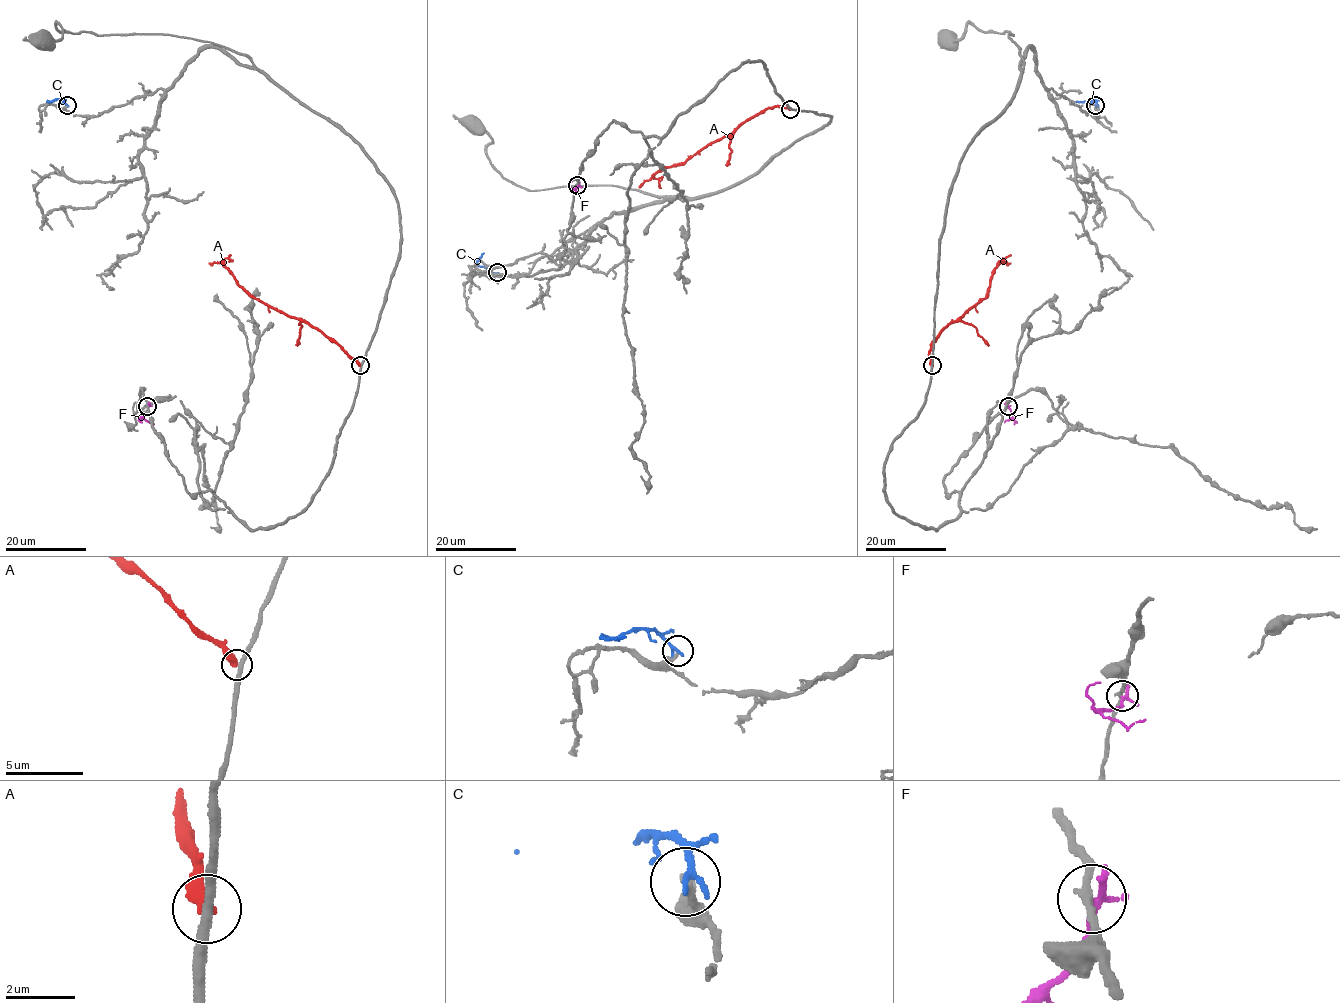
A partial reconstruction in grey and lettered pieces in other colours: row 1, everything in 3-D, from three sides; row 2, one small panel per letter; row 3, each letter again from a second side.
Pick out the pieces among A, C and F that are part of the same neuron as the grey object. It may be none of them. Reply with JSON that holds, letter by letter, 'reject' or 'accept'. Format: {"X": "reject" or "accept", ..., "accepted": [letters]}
{"A": "reject", "C": "reject", "F": "reject", "accepted": []}

